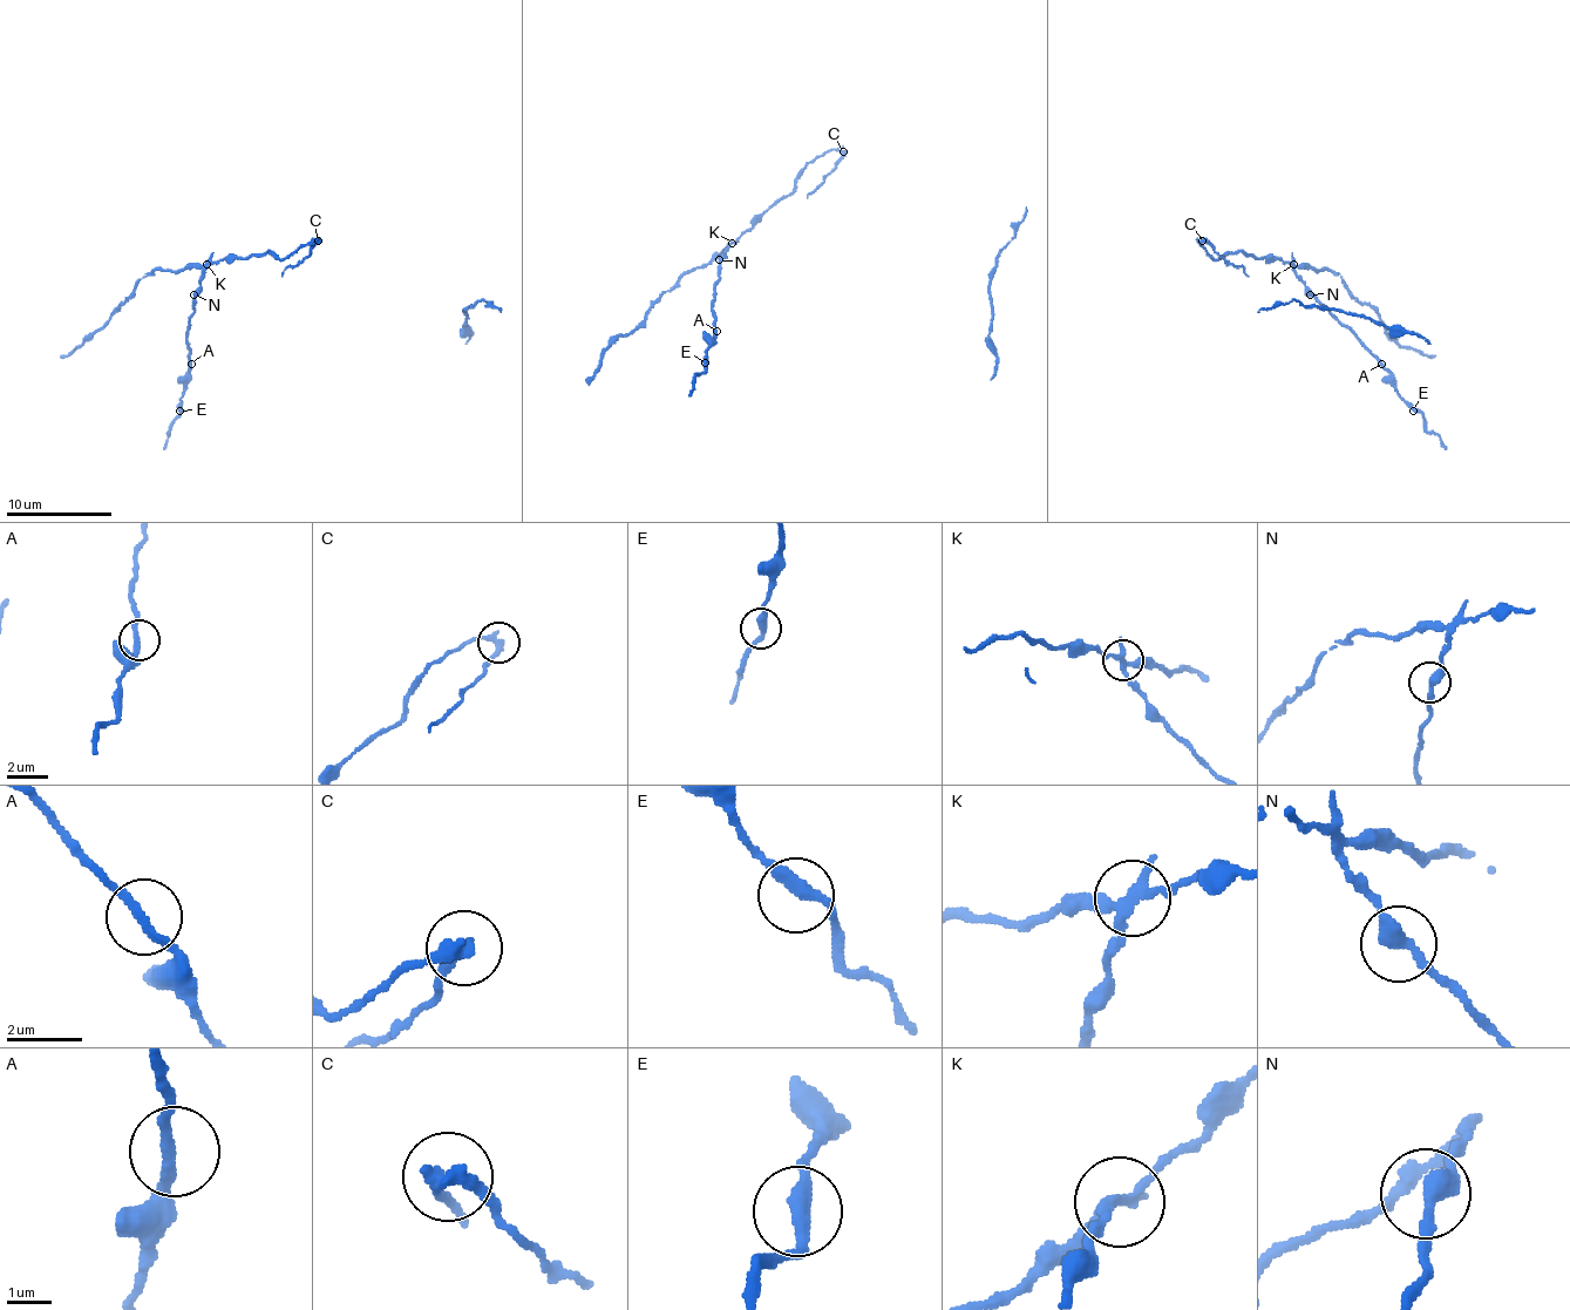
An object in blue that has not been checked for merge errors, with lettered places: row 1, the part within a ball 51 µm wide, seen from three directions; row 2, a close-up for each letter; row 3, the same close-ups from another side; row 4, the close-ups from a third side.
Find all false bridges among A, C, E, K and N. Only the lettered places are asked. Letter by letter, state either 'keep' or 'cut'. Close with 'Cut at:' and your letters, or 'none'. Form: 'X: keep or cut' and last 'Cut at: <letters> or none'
A: keep
C: cut
E: keep
K: cut
N: keep
Cut at: C, K

